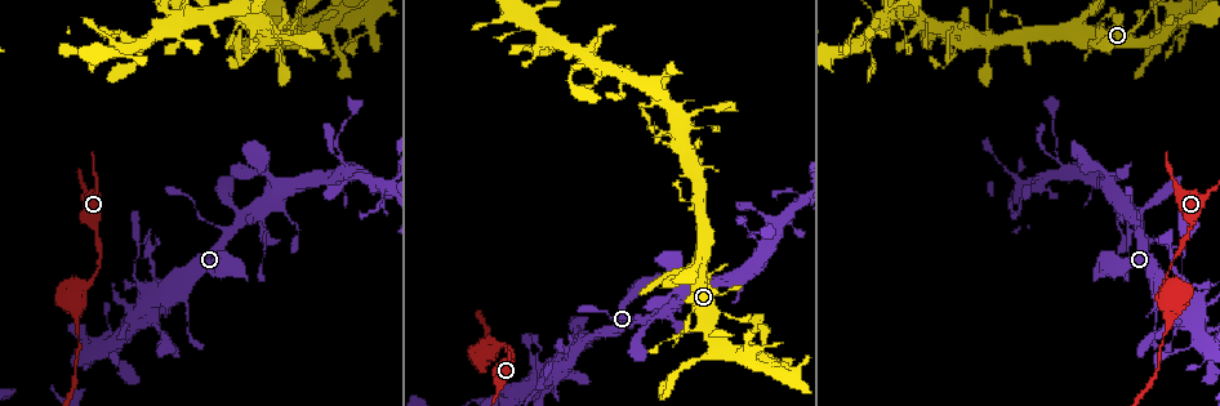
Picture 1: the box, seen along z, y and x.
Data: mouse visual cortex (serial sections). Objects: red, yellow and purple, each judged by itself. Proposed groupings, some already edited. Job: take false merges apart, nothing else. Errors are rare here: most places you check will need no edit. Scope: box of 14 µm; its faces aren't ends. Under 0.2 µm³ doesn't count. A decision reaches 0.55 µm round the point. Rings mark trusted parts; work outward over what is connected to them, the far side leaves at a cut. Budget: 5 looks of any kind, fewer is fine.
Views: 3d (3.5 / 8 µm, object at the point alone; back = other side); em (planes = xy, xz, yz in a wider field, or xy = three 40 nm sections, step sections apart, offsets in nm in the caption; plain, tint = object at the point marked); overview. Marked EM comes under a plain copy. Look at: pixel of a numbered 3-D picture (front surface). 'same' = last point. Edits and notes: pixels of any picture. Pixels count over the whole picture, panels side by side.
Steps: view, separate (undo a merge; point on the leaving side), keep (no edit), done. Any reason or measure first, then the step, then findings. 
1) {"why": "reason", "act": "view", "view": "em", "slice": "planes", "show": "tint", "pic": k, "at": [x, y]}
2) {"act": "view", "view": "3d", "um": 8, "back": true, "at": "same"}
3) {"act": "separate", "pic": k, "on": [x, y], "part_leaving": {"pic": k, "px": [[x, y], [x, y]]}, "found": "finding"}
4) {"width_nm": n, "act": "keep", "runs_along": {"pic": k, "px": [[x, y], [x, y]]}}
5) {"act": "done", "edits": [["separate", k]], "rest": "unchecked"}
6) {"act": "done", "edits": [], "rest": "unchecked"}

{"act": "view", "view": "3d", "um": 8, "back": true, "pic": 1, "at": [494, 351]}

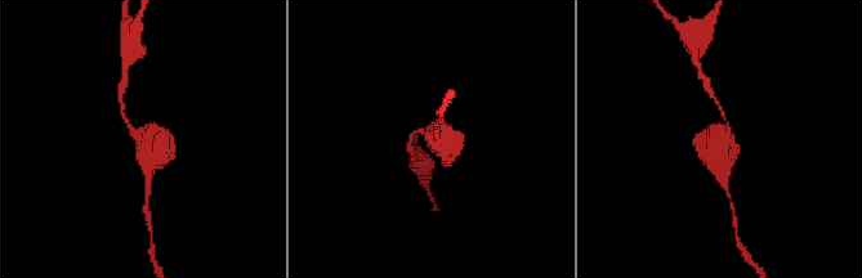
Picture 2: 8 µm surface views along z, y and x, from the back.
{"why": "shape alone is not enough", "act": "view", "view": "em", "slice": "xy", "step": 5, "show": "tint", "pic": 2, "at": [142, 138]}

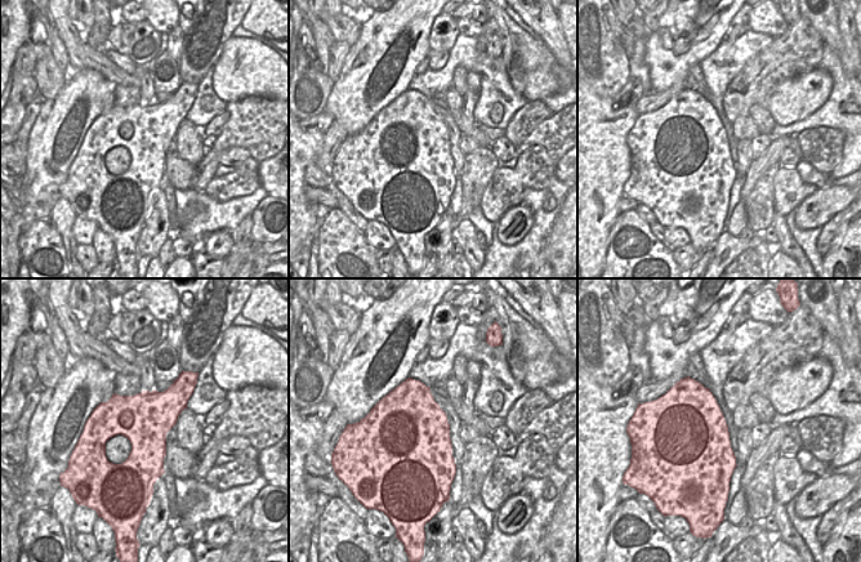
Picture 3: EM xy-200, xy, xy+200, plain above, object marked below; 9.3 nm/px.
{"act": "keep", "runs_along": {"pic": 2, "px": [[121, 112], [144, 139], [150, 175]]}, "found": "all the same cell"}

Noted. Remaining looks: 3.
{"why": "thick turns thin", "act": "view", "view": "3d", "um": 3.5, "pic": 1, "at": [154, 317]}

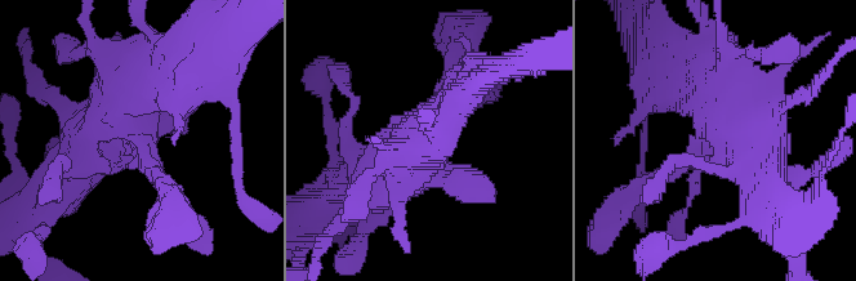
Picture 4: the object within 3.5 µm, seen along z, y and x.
{"why": "need the tissue", "act": "view", "view": "em", "slice": "xy", "step": 3, "show": "tint", "pic": 4, "at": [140, 140]}

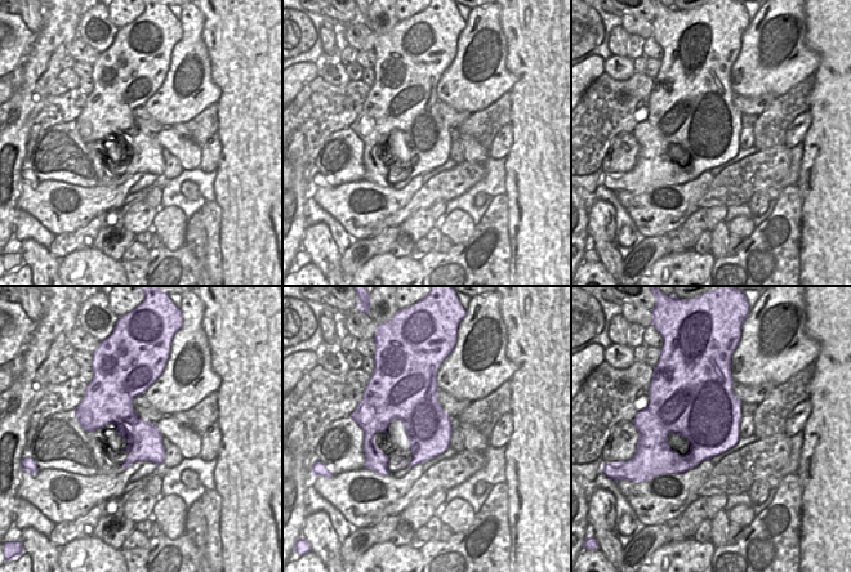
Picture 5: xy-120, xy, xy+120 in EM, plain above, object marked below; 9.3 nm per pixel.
{"act": "view", "view": "em", "slice": "xy", "step": 5, "show": "tint", "at": "same"}

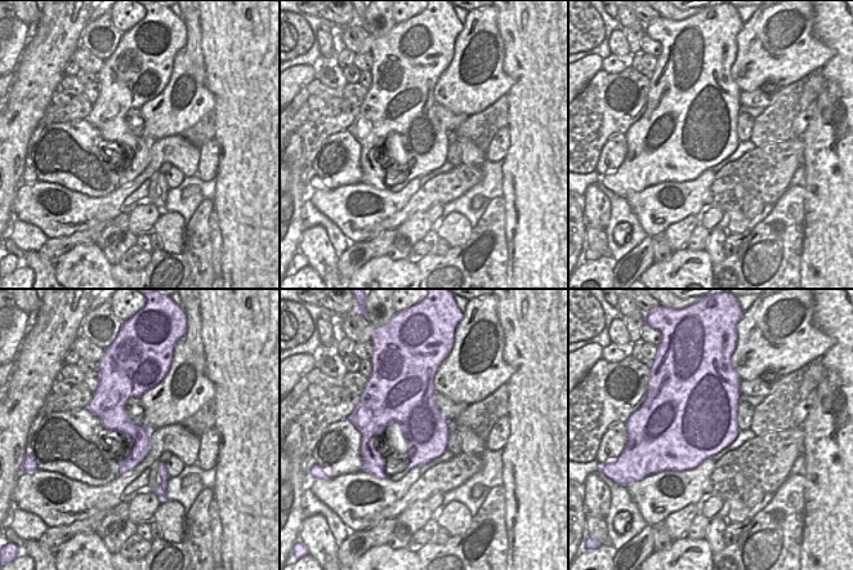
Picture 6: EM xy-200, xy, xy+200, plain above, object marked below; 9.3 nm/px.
{"act": "keep", "runs_along": {"pic": 4, "px": [[707, 77], [736, 108], [727, 137], [658, 181]]}, "found": "one cell here"}

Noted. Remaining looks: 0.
{"act": "done", "edits": [], "rest": "unchecked"}

